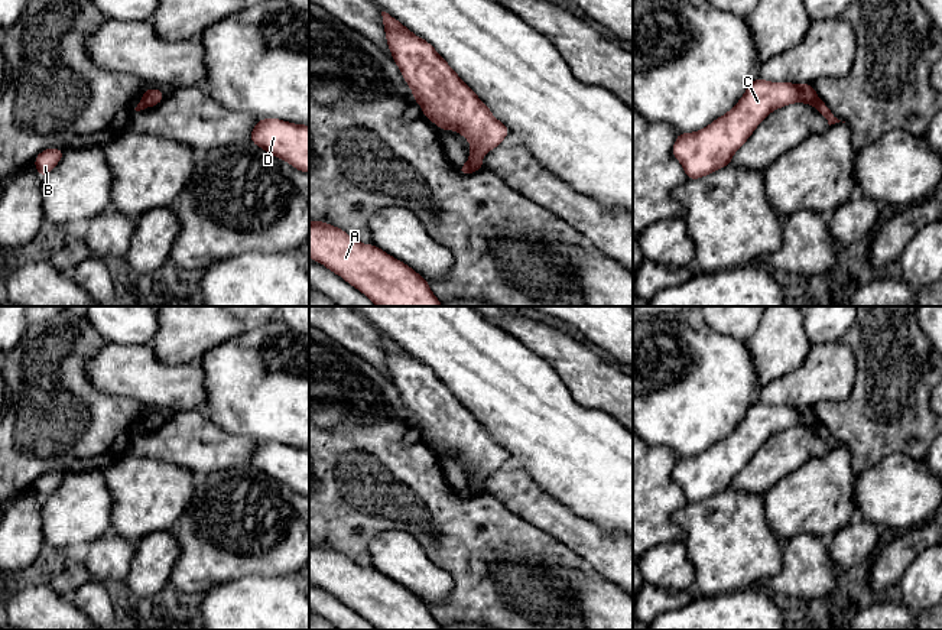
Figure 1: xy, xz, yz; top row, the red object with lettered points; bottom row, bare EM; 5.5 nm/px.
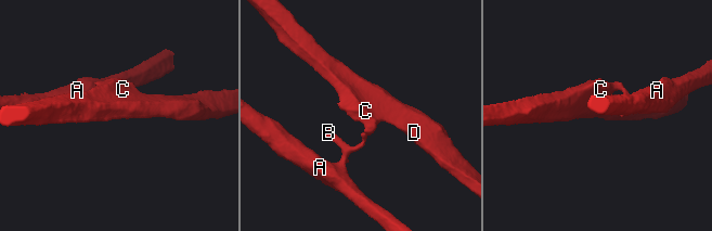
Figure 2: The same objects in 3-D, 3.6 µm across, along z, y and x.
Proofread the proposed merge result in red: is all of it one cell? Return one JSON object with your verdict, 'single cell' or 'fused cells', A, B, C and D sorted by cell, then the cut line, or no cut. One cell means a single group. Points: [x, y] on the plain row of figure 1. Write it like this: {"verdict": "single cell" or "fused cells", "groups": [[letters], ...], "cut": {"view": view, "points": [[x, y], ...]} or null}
{"verdict": "fused cells", "groups": [["A", "B"], ["C", "D"]], "cut": {"view": "xz", "points": [[467, 487], [473, 494]]}}

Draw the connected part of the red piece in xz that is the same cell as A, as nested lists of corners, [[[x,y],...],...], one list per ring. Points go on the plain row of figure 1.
[[[309,543],[309,581],[363,616],[377,630],[442,630],[429,607],[406,587],[374,568],[363,568],[344,553],[324,545]]]

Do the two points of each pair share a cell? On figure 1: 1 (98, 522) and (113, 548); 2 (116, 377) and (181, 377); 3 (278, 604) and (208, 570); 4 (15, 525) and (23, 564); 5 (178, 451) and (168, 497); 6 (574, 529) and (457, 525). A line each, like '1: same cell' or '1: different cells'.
1: different cells
2: same cell
3: different cells
4: same cell
5: different cells
6: different cells

